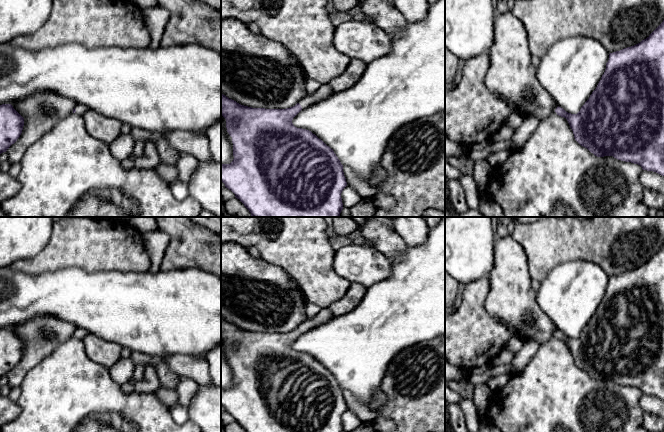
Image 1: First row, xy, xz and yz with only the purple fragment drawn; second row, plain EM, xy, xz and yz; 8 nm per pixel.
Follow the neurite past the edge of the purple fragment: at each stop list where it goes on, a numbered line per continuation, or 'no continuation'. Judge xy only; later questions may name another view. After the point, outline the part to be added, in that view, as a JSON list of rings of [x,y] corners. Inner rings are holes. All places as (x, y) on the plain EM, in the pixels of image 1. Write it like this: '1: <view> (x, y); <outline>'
1: xy (80, 333); [[[76,328],[75,334],[75,338],[82,340],[84,337],[89,335],[89,332],[83,328]]]

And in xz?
1: xz (325, 314); [[[329,307],[320,309],[320,312],[312,317],[307,318],[303,323],[299,325],[299,328],[301,329],[302,333],[309,331],[313,327],[318,326],[319,324],[322,324],[329,319],[333,317],[333,313],[330,310]]]

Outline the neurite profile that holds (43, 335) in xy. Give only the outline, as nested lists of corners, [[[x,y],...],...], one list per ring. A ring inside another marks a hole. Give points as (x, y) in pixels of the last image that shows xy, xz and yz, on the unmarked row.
[[[39,316],[11,328],[24,342],[20,361],[6,375],[10,387],[20,386],[26,373],[73,337],[76,328],[53,316]]]

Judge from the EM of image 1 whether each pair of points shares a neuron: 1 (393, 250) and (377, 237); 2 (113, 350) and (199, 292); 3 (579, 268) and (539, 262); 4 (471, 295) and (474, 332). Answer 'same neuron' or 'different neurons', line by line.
1: same neuron
2: different neurons
3: different neurons
4: same neuron

